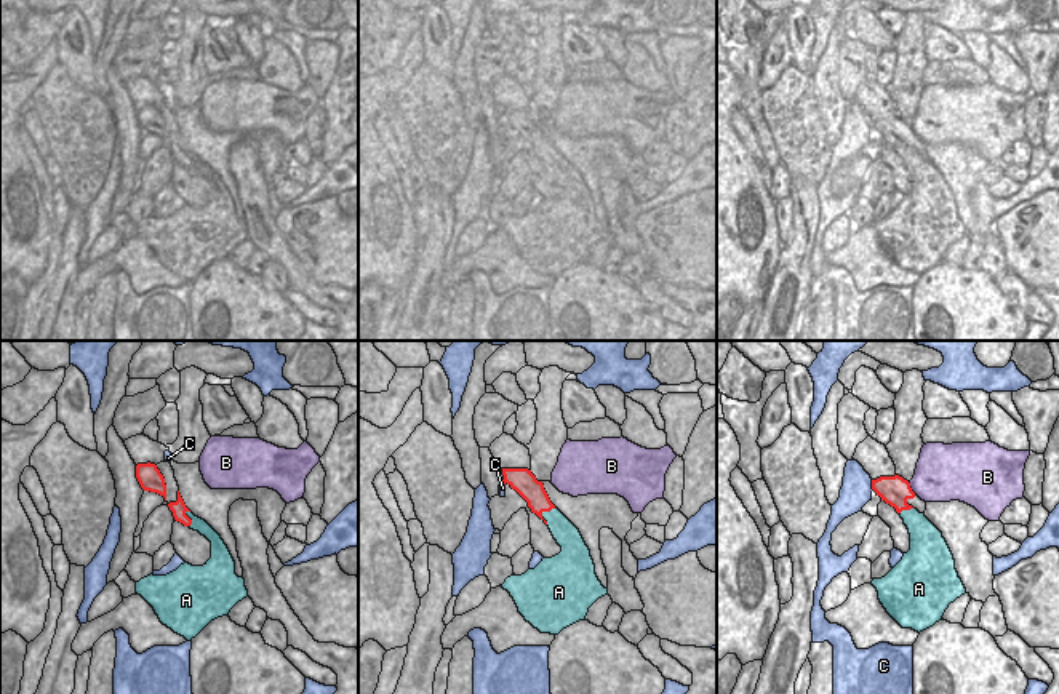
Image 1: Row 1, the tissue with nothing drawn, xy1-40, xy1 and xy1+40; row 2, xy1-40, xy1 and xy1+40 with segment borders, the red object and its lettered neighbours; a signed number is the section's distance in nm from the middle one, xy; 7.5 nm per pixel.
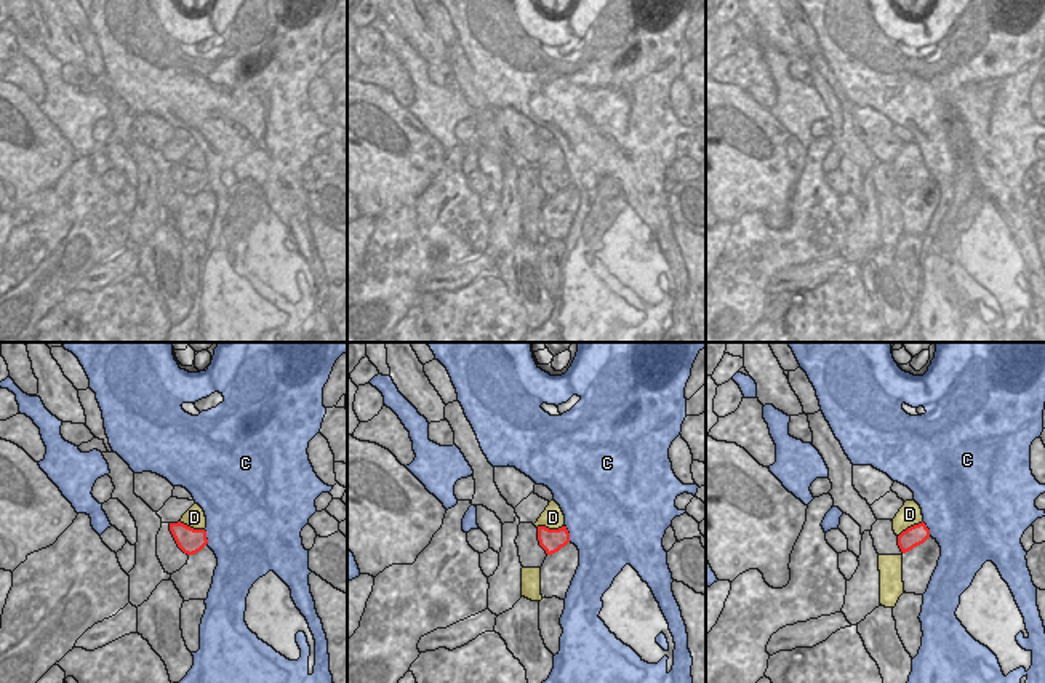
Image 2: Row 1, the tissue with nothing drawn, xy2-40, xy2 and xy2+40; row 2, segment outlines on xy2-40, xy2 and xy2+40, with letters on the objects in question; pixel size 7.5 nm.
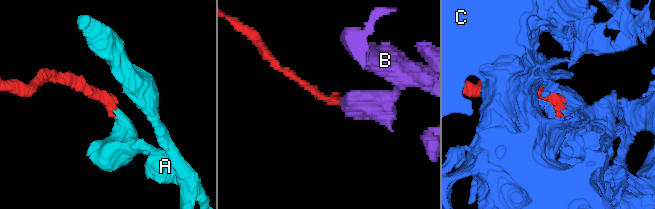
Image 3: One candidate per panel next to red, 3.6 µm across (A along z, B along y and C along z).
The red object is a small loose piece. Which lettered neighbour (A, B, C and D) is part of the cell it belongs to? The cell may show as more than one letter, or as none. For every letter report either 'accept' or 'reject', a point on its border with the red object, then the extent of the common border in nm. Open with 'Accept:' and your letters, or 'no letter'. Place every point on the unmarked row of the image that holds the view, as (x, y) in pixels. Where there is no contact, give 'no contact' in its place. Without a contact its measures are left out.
Accept: no letter
A: reject; meets red in xy1 at (544, 152); contact 150 nm long
B: reject; meets red in xy1+40 at (911, 130); contact 120 nm long
C: reject; meets red in xy2 at (568, 175); contact 140 nm long
D: reject; meets red in xy2 at (548, 170); contact 220 nm long

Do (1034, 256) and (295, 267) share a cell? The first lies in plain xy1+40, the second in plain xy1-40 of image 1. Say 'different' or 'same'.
different

